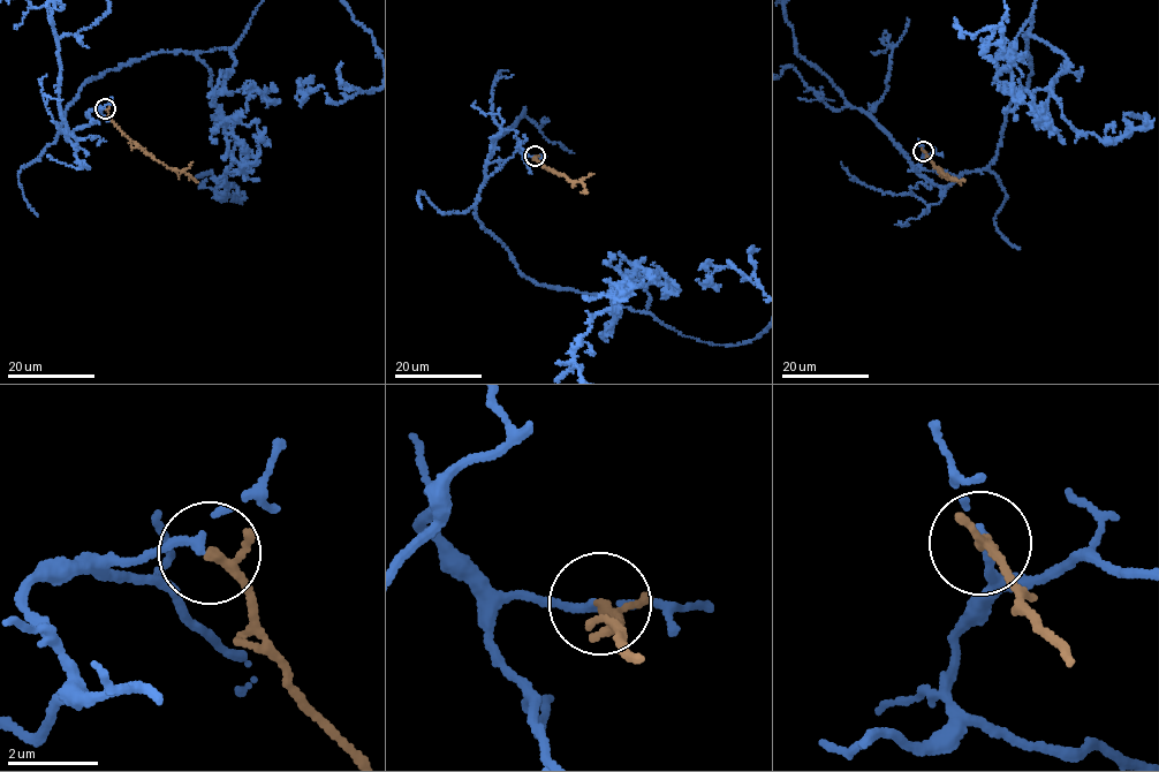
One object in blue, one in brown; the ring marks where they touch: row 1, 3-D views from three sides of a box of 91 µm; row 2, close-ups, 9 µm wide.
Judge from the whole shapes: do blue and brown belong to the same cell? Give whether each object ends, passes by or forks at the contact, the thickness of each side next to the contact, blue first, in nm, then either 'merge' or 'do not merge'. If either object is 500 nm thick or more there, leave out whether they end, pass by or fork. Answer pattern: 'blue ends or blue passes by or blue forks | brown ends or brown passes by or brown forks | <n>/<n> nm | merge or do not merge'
blue passes by | brown passes by | 140/180 nm | do not merge

